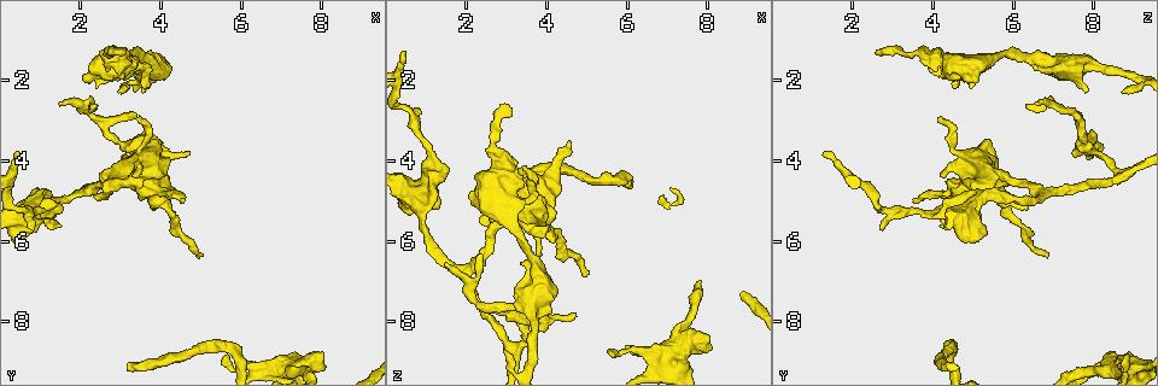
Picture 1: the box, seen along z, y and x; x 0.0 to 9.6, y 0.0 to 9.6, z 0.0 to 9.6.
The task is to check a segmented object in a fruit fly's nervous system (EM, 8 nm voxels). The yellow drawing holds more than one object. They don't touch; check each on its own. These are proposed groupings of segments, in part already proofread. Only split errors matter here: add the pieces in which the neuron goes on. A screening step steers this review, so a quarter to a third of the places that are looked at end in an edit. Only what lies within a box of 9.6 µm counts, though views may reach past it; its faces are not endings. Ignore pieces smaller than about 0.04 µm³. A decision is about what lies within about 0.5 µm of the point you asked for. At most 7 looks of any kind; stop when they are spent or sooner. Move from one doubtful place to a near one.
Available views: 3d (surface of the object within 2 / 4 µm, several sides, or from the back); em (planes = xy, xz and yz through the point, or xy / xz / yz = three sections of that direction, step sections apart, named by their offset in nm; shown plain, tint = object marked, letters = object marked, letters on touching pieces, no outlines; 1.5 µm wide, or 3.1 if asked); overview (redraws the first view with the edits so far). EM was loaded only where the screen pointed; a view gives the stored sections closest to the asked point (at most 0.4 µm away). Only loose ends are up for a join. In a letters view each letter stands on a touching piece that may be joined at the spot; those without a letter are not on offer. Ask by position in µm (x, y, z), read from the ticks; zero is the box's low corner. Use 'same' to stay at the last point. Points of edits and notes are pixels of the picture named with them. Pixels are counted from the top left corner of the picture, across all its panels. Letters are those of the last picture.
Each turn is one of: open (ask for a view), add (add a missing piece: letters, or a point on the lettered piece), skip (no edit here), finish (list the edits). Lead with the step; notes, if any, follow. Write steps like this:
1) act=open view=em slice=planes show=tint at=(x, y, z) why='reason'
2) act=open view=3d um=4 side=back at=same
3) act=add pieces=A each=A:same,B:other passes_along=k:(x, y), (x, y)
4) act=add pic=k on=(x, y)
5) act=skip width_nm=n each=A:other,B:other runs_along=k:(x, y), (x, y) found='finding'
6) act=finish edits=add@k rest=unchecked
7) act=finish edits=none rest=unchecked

act=open view=3d um=2 at=(3.90, 5.20, 6.30) why='free end'

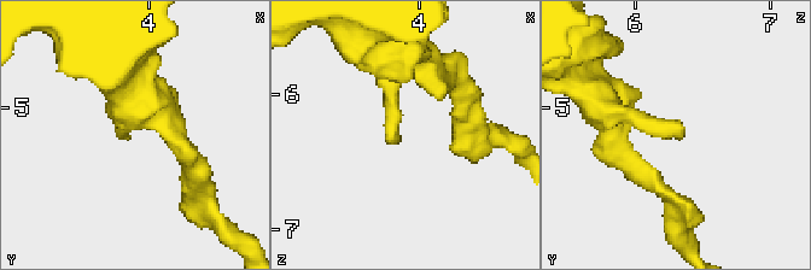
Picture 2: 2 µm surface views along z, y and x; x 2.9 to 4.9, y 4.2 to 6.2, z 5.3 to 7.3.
act=open view=em slice=xy step=8 show=tint at=(3.86, 5.22, 6.32) why='shape alone is not enough'

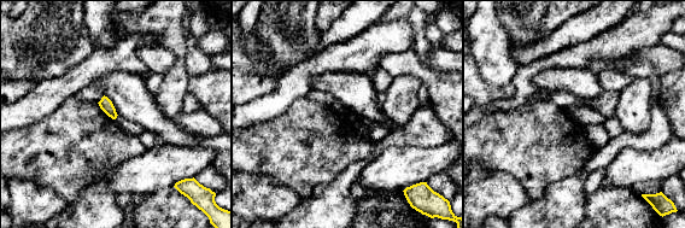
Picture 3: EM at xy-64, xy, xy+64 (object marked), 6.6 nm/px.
act=open view=em slice=planes show=letters at=same why='another direction'

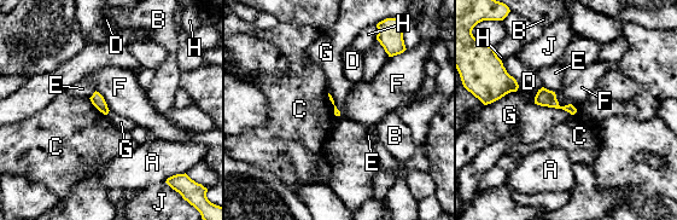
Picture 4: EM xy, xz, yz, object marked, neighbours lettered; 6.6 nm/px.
act=skip longest_contact=G:260nm each=A:other,B:other,C:other,D:other,E:other,F:other,G:other,H:other,J:other border=4:(535, 103), (561, 108), (571, 114) found='none of them fits'

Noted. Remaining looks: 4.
act=open view=3d um=4 at=(0.90, 5.80, 2.75) why='free end'

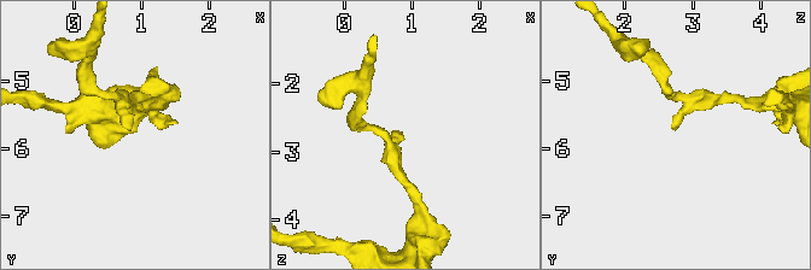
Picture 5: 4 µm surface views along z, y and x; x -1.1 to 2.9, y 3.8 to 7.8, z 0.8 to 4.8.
act=open view=em slice=xz step=8 show=letters at=(0.80, 5.70, 2.70)

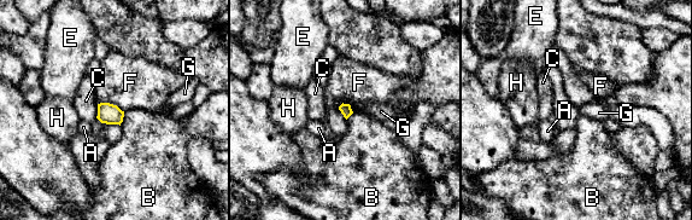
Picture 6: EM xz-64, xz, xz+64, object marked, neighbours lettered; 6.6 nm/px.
act=open view=em slice=planes show=letters at=same why='cut it another way'

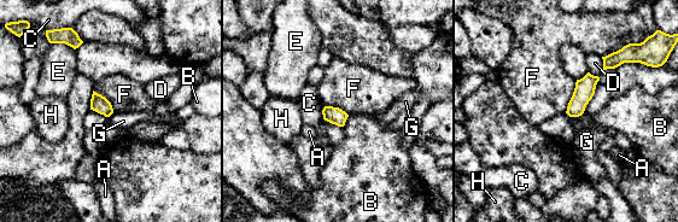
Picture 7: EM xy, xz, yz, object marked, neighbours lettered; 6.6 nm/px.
act=skip width_nm=110 each=A:other,B:other,C:other,D:other,E:other,F:other,G:other,H:other border=7:(577, 81), (565, 112) found='no lettered piece goes on from it'

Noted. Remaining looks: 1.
act=open view=em slice=planes show=letters at=(3.00, 2.25, 8.70) why='branch stops here'

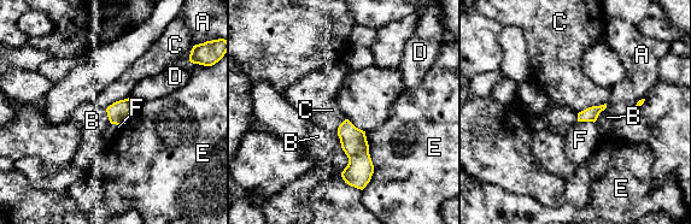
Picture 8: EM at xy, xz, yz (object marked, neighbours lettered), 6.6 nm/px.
act=skip width_nm=100 each=A:other,B:other,C:other,D:other,E:other,F:other border=8:(605, 102), (589, 106), (578, 113) found='no lettered piece goes on from it'

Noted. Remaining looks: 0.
act=finish edits=none rest=unchecked

